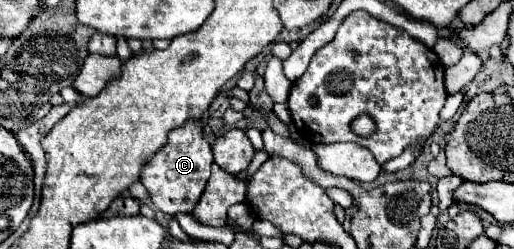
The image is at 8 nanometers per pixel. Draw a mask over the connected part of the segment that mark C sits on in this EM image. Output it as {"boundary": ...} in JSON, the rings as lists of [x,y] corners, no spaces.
{"boundary":[[[191,118],[191,122],[185,122],[183,126],[177,126],[169,132],[167,144],[157,154],[153,154],[153,158],[149,158],[141,170],[139,182],[147,188],[155,210],[161,210],[169,216],[175,216],[179,212],[191,214],[205,190],[211,164],[213,154],[209,142],[203,136],[203,120]]]}

